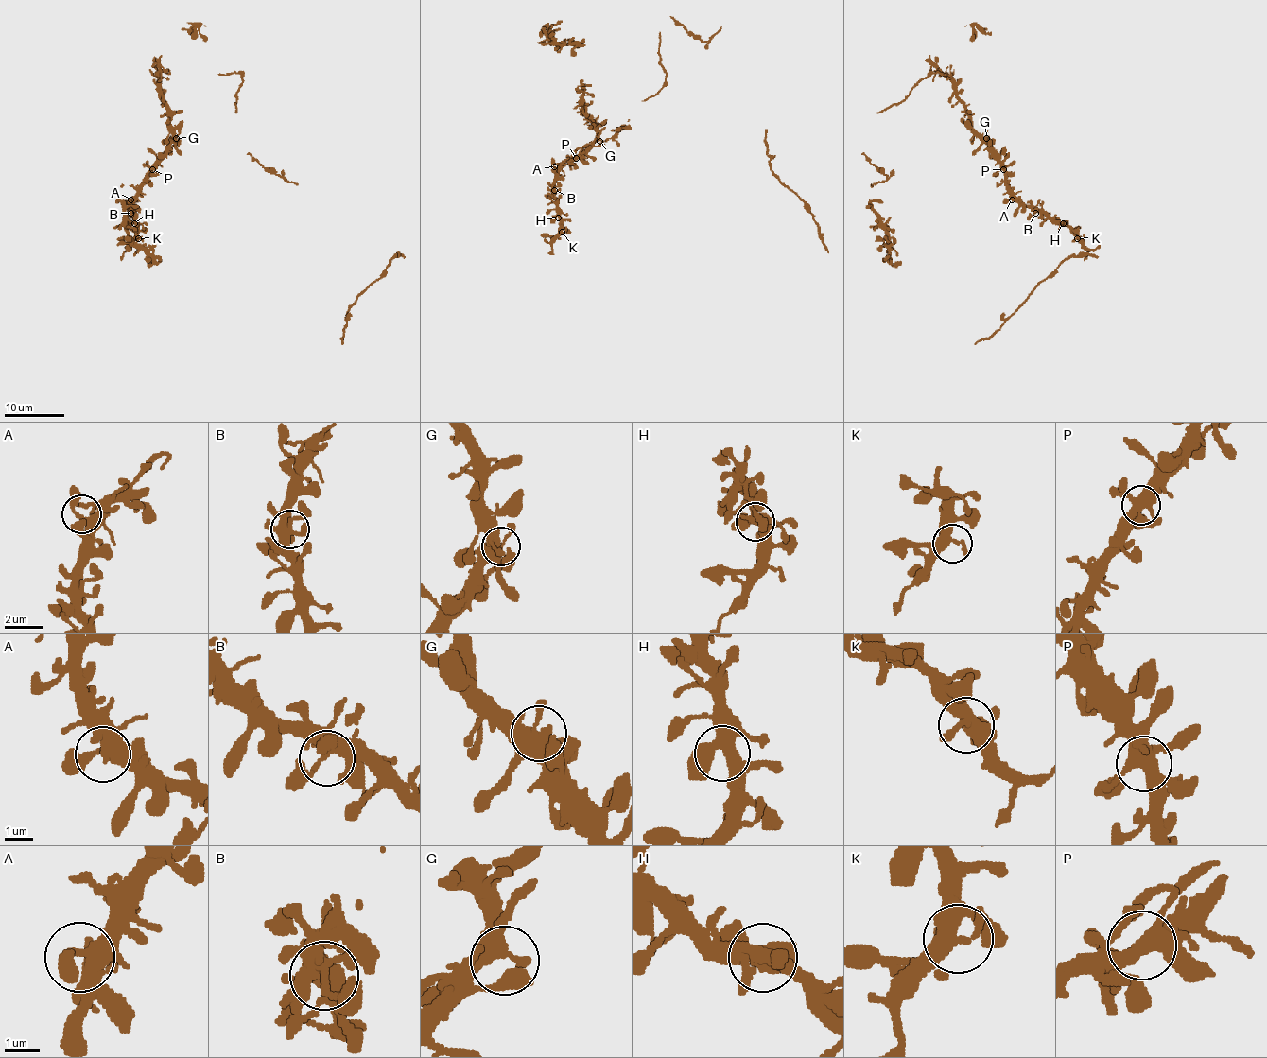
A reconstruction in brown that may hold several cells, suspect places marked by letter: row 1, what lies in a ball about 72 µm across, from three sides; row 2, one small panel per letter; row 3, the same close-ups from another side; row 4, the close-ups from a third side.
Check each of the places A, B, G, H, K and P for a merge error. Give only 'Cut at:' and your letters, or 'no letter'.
Cut at: no letter

